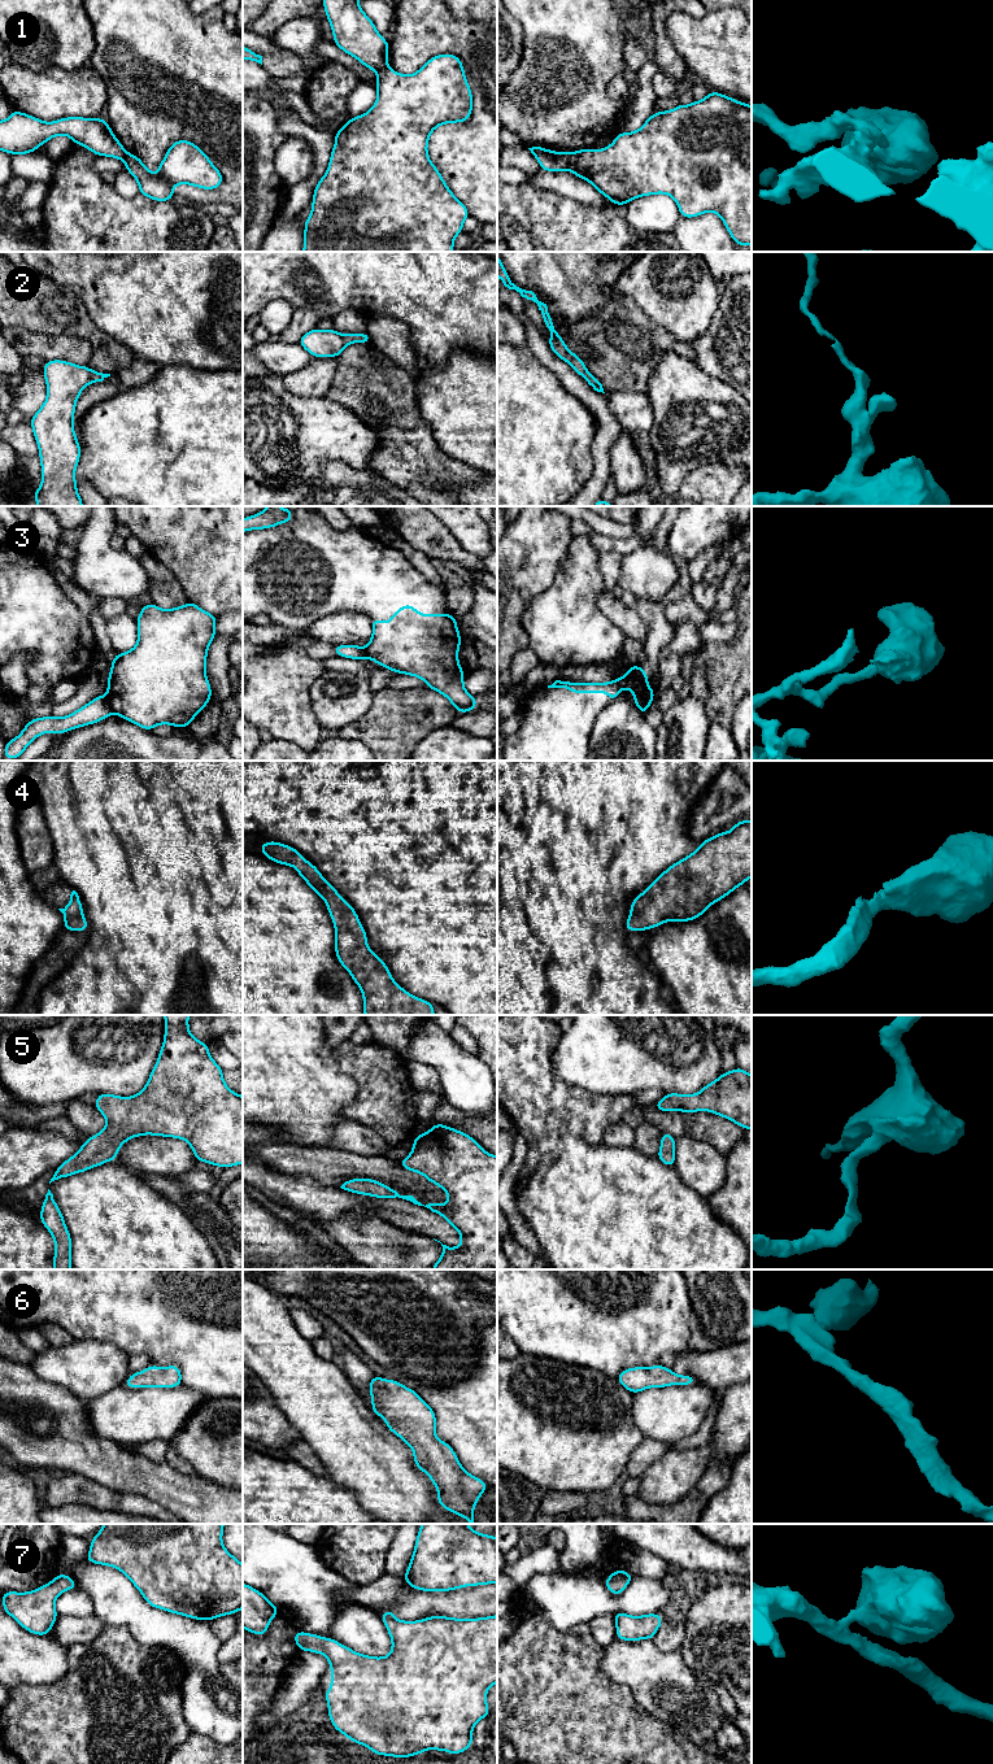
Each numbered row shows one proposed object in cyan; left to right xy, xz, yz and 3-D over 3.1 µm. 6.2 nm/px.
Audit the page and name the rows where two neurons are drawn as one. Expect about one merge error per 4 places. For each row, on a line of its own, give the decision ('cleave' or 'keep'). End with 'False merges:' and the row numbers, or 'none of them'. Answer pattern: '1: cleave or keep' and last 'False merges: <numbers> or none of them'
1: cleave
2: cleave
3: cleave
4: keep
5: keep
6: keep
7: keep
False merges: 1, 2, 3

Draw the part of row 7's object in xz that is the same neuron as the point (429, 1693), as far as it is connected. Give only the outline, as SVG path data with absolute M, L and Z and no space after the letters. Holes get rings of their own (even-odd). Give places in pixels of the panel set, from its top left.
M389 1608L380 1617L392 1639L388 1656L362 1655L318 1634L296 1632L293 1642L300 1651L326 1655L331 1667L331 1687L325 1691L328 1719L334 1728L350 1742L367 1746L373 1754L410 1758L426 1750L447 1751L453 1755L472 1746L472 1728L491 1713L487 1691L497 1682L497 1615L478 1619L456 1619L440 1615L417 1621L393 1617Z

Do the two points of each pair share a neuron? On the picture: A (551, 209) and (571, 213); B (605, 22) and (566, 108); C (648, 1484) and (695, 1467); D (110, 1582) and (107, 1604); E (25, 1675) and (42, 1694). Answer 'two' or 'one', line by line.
A: one
B: one
C: one
D: one
E: two

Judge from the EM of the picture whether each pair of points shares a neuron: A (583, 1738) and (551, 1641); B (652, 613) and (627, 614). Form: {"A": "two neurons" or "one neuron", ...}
{"A": "one neuron", "B": "two neurons"}

